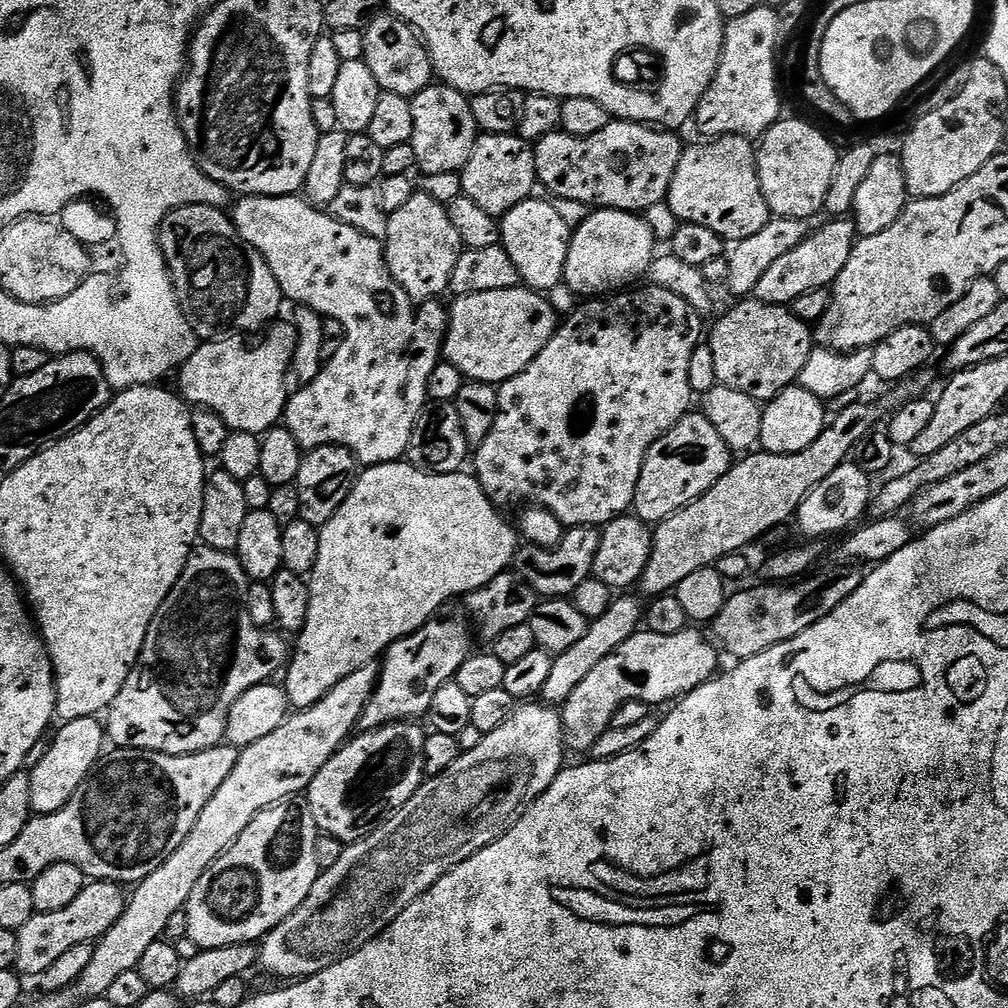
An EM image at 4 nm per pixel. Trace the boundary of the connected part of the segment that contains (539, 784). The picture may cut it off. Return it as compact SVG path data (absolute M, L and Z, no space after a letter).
M543 702L521 703L516 711L512 713L510 719L502 722L502 726L498 726L498 730L483 733L478 746L474 746L474 750L470 750L469 752L461 752L460 757L454 762L454 766L442 770L442 774L428 776L424 783L421 784L420 789L402 807L396 809L387 819L377 824L367 836L347 845L342 858L338 858L337 864L321 871L320 876L316 879L314 886L310 890L310 894L306 894L306 902L302 902L302 906L298 906L298 910L294 910L294 914L290 918L283 920L277 928L270 930L268 935L259 941L259 967L261 969L264 967L272 976L281 976L284 979L281 981L295 982L301 978L318 974L323 968L329 968L331 964L336 964L350 953L355 952L357 948L361 948L363 944L369 944L375 936L382 935L393 924L394 918L398 918L398 914L402 914L402 910L411 908L412 903L420 899L420 895L423 892L430 890L430 886L434 886L434 882L442 879L451 868L460 867L462 862L466 862L468 858L474 854L478 854L478 850L490 846L503 832L507 832L523 816L527 808L552 785L554 778L565 767L564 752L566 753L566 745L564 743L564 721L561 713L555 707Z

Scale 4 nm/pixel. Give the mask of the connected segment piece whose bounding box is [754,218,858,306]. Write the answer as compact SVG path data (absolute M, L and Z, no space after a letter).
M832 218L827 222L829 224L822 225L817 232L809 231L800 244L782 254L774 262L774 266L770 266L770 270L766 270L762 278L758 278L755 299L763 304L790 306L798 297L810 290L835 285L836 279L844 271L846 262L852 259L852 248L858 242L858 233L851 219Z

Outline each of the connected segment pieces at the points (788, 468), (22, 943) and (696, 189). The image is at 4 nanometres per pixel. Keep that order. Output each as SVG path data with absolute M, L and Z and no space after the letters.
M848 404L833 420L831 417L822 435L798 454L770 454L756 450L737 459L728 469L728 473L709 492L655 525L652 533L652 553L646 562L644 573L640 576L638 588L641 588L648 598L671 593L680 585L682 578L694 574L694 570L713 567L718 558L747 549L747 544L754 543L763 532L786 523L791 516L793 519L799 513L800 504L806 494L810 494L810 490L818 486L818 482L822 482L826 474L834 474L834 470L838 470L838 466L851 457L854 442L858 442L862 434L877 427L876 419L879 416L880 408L876 404Z
M112 880L85 883L82 894L78 894L70 906L62 906L62 910L53 912L37 912L30 918L30 922L26 922L26 926L20 928L17 932L18 958L15 967L25 977L39 978L43 972L50 970L50 966L54 966L54 962L58 962L58 958L62 958L62 954L66 954L66 950L101 940L110 926L122 918L125 903L125 889Z
M717 136L709 139L707 142L700 142L704 144L692 144L683 149L680 153L680 161L678 168L674 170L674 178L670 182L670 190L668 191L667 203L670 210L676 216L677 221L680 222L698 222L698 226L707 226L709 230L714 230L714 234L718 234L725 242L735 242L742 238L750 238L750 234L758 234L758 230L762 230L762 226L766 226L770 219L768 211L768 203L760 189L760 179L756 173L756 148L753 141L746 136Z

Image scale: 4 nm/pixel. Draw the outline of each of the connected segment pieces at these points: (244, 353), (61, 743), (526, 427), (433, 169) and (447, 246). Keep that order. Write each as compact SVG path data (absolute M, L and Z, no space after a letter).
M281 322L273 323L271 327L263 333L263 335L256 338L261 338L261 340L256 340L253 344L247 344L247 342L244 341L247 339L240 334L228 334L223 338L212 338L207 342L201 343L199 347L197 347L196 352L194 354L190 354L190 358L184 361L178 369L178 377L180 376L180 388L178 387L179 395L183 397L189 405L214 410L214 414L221 416L228 424L229 429L233 432L254 432L257 434L263 434L265 432L269 432L271 428L277 427L277 425L281 423L284 414L284 407L288 404L288 398L290 395L290 387L288 388L288 372L290 376L290 369L293 367L296 358L296 325L292 322L288 322L288 324L280 323Z
M97 717L74 718L59 726L61 728L57 730L52 745L44 753L39 753L40 761L36 765L33 763L28 772L30 806L37 816L49 816L62 810L62 806L66 806L66 802L74 798L78 786L82 786L82 782L105 755L106 728Z
M651 282L645 285L645 288L636 286L631 290L621 290L599 298L585 299L581 303L584 305L577 312L570 313L565 324L563 321L557 327L550 342L534 358L534 362L530 362L530 366L526 366L526 370L522 370L514 378L507 380L505 384L499 385L498 414L494 418L494 426L474 452L474 460L476 456L474 475L479 480L482 490L492 499L493 504L520 506L525 502L531 502L533 505L553 512L568 528L603 526L615 520L616 517L625 515L633 507L638 490L638 478L642 474L642 466L646 462L646 454L650 446L654 446L654 442L663 432L670 431L680 419L689 415L691 408L688 407L691 404L693 407L694 393L690 386L690 354L694 354L694 350L702 342L701 313L696 312L694 306L686 302L686 298L674 294L674 290L659 288Z
M433 82L411 97L411 101L414 110L411 144L416 155L415 167L419 170L421 168L424 174L459 173L466 166L478 135L469 97L443 82Z
M413 191L408 202L403 203L398 210L388 213L388 235L384 244L384 261L388 264L394 282L398 282L402 290L406 290L406 294L412 301L434 300L443 297L443 292L447 293L451 289L454 266L458 266L461 251L460 234L454 222L451 221L447 207L434 202L434 198L430 198L424 192Z

